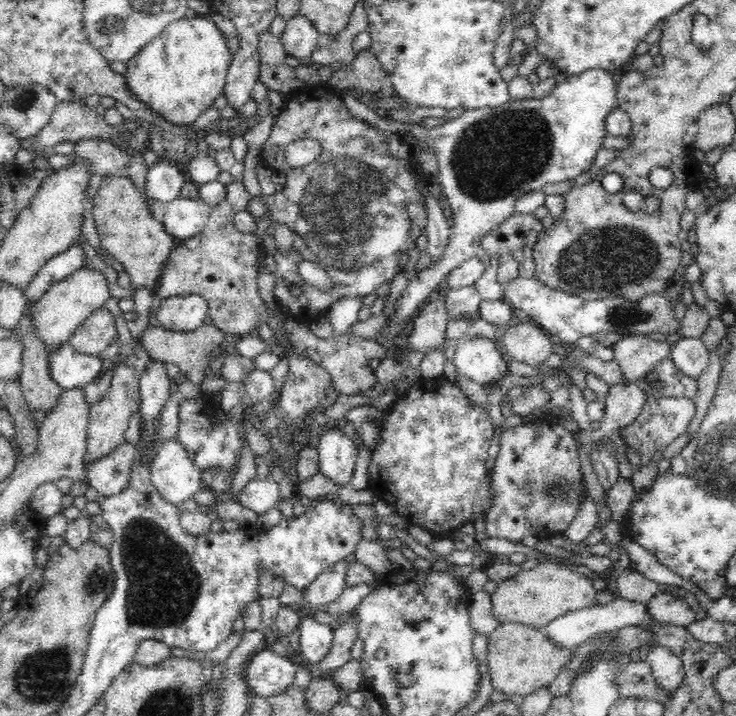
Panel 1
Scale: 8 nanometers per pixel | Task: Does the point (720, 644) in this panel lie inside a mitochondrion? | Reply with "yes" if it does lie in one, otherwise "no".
no

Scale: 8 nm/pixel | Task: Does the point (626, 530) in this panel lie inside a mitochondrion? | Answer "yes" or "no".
no

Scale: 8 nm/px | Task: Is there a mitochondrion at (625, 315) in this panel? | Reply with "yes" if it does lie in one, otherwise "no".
yes

